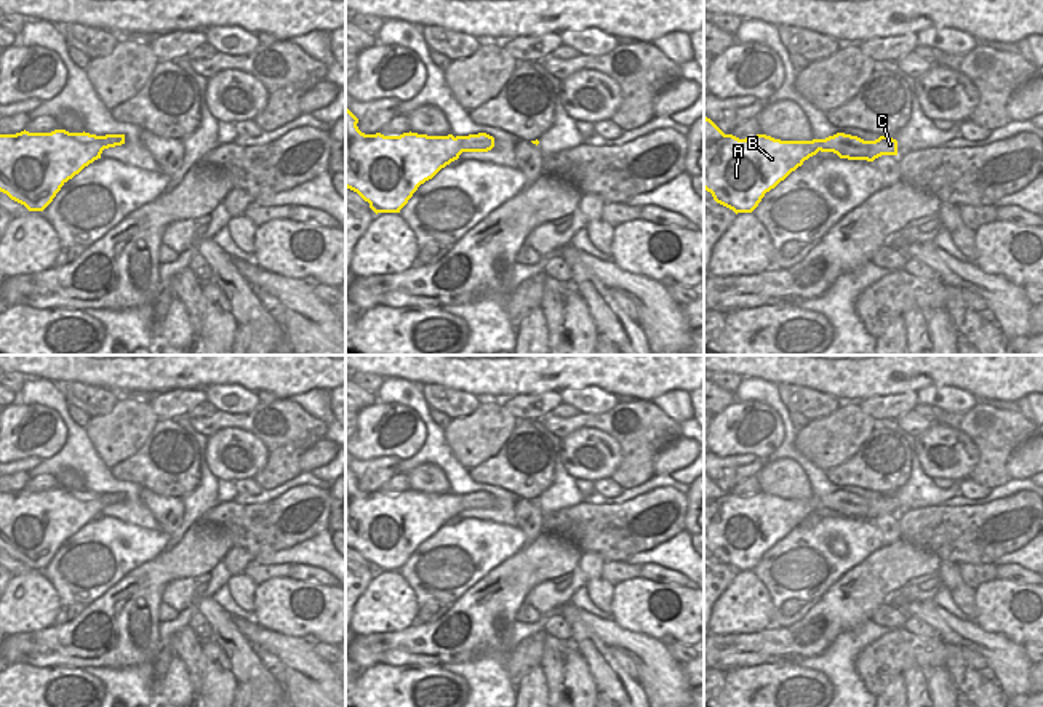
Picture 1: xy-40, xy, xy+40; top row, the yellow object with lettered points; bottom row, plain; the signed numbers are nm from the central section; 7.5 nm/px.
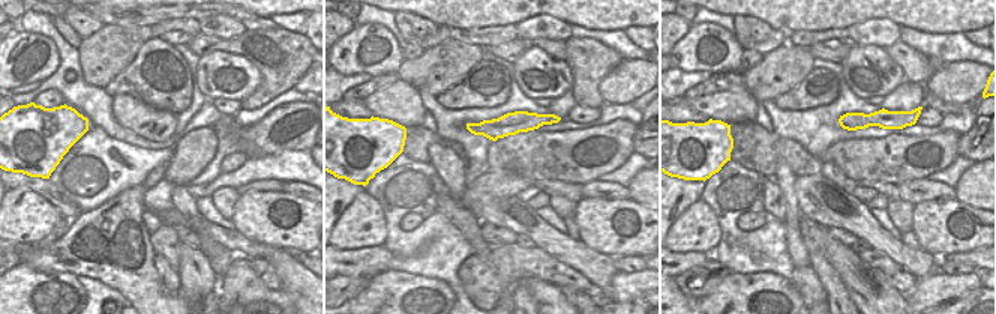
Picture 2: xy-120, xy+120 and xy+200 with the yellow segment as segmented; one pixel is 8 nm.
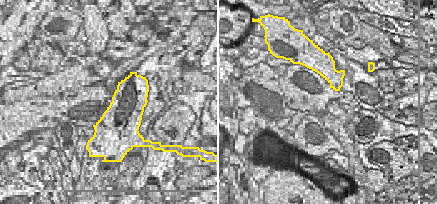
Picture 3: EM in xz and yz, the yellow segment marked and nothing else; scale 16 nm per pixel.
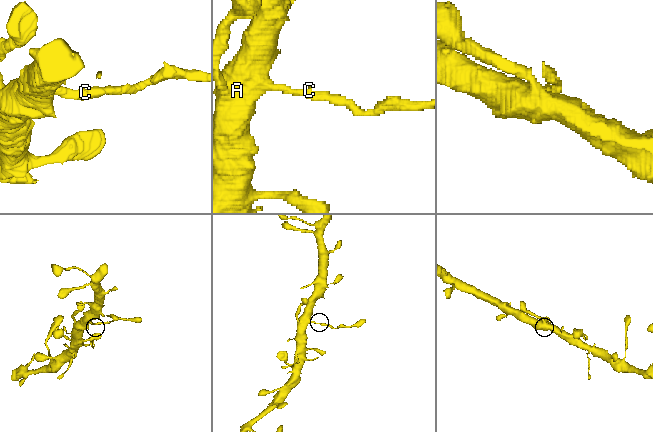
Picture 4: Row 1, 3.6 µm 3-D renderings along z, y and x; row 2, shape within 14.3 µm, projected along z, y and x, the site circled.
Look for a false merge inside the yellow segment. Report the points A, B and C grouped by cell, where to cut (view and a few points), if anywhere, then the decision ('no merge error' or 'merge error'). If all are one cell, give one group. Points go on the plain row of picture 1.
A B / C | xy (455, 496), (463, 509) | merge error

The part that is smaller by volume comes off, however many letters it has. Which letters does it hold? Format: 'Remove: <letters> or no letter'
Remove: C

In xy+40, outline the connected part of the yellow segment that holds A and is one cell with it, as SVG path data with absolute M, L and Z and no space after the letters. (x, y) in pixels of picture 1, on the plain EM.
M704 475L704 547L736 573L752 571L766 550L819 509L813 499L739 497Z

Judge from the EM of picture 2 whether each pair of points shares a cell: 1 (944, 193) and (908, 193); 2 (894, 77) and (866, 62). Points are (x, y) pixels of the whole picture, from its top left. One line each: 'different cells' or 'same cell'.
1: same cell
2: same cell

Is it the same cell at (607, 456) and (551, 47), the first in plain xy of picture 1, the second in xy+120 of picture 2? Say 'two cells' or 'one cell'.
two cells

